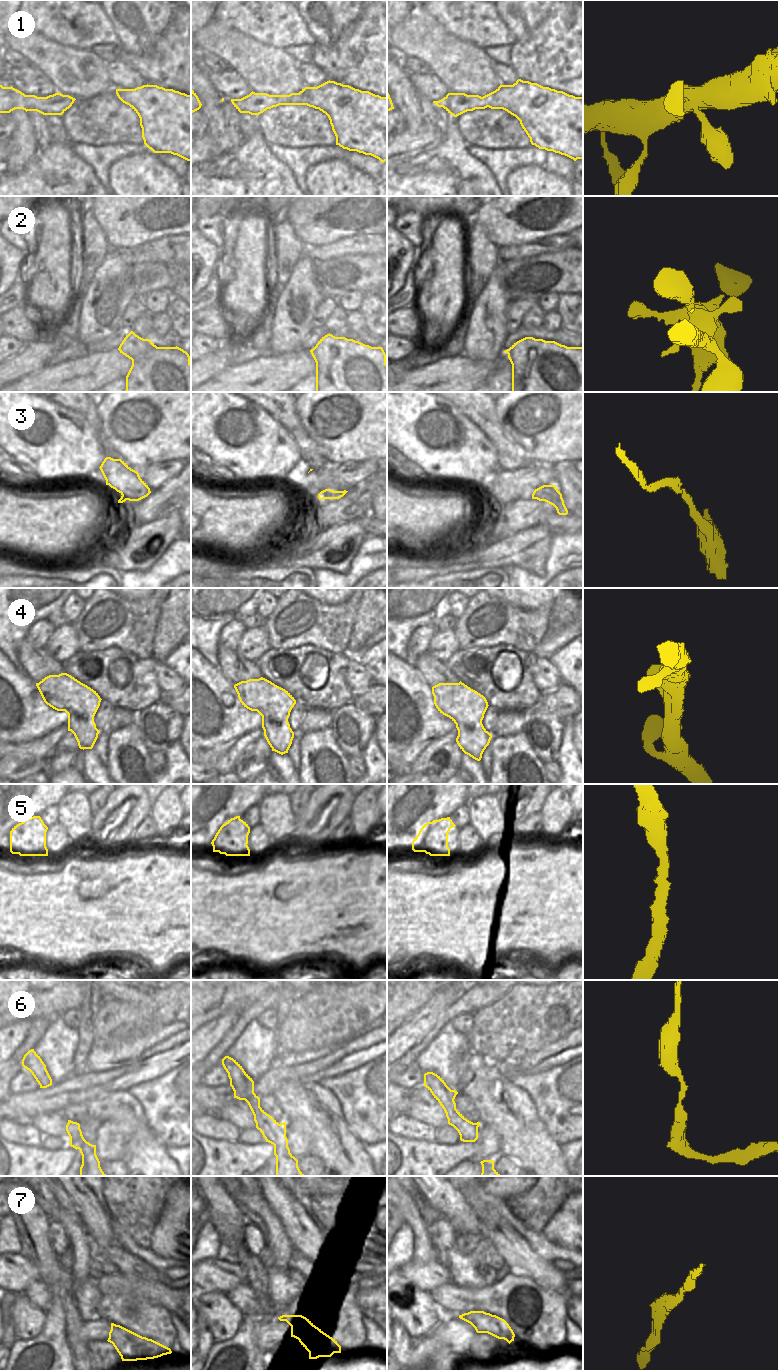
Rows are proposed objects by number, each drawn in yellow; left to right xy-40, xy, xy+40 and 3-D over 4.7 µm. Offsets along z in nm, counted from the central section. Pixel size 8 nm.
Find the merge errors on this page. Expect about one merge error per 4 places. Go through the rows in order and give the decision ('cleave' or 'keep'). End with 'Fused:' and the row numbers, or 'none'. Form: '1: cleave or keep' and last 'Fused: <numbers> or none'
1: keep
2: keep
3: keep
4: keep
5: keep
6: keep
7: keep
Fused: none

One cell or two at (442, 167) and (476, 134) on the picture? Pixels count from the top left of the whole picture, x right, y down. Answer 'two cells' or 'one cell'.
two cells

